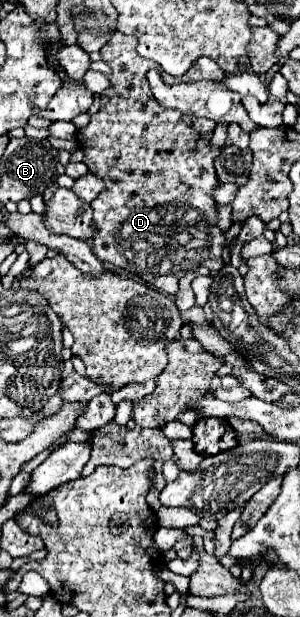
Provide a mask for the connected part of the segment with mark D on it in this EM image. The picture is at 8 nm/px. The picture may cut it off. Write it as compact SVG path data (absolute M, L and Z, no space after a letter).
M115 32L101 48L101 60L111 66L109 88L105 92L109 102L97 114L93 114L91 122L85 128L79 128L75 136L79 148L85 154L83 164L89 168L89 172L105 180L105 188L97 196L101 198L101 206L91 204L93 252L103 264L137 274L157 290L175 296L179 278L187 272L193 272L199 266L205 266L211 272L223 268L221 252L225 248L225 234L217 226L215 200L211 198L211 192L219 184L213 168L213 160L219 150L213 152L209 148L215 122L205 118L191 118L177 110L163 108L153 98L149 82L145 80L149 70L147 60L143 60L135 48L137 38L121 32Z

